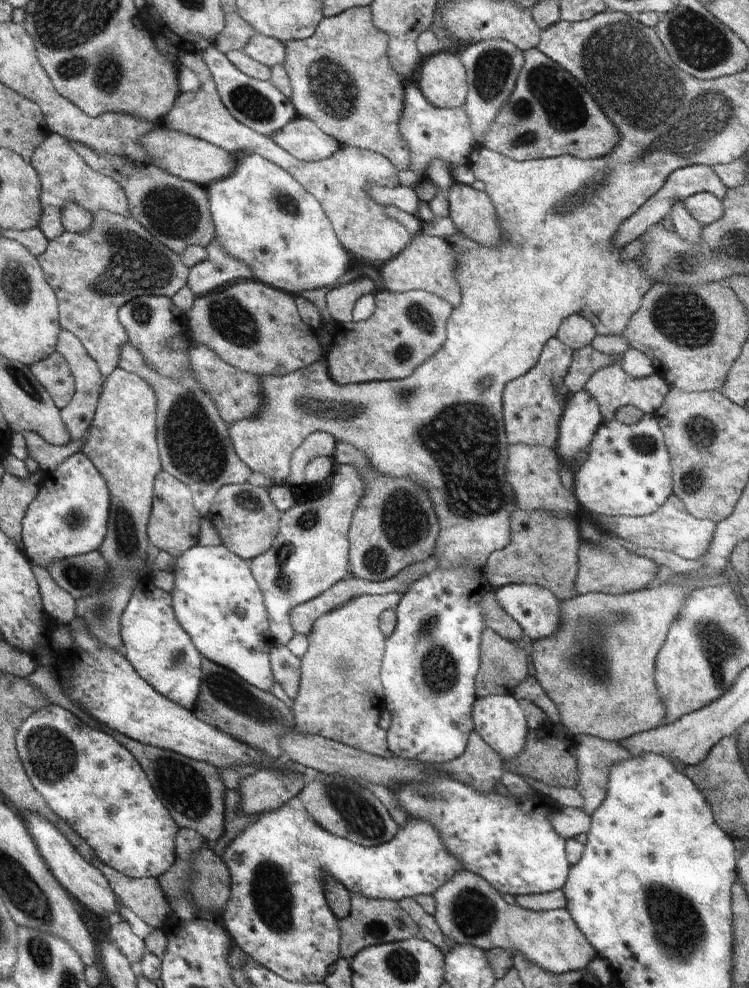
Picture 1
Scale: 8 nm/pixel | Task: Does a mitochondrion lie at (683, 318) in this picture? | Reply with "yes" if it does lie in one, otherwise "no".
yes

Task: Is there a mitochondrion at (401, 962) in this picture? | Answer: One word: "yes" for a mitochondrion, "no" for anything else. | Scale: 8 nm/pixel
yes

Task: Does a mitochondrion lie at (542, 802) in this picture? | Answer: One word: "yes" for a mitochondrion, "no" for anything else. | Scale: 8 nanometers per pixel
no

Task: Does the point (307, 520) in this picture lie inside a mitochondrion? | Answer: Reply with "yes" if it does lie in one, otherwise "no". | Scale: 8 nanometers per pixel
yes

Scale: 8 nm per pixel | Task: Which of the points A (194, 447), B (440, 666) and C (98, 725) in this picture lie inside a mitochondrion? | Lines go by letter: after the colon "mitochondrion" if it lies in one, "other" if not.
A: mitochondrion
B: mitochondrion
C: other

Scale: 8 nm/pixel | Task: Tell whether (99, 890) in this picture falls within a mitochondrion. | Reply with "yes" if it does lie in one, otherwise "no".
no

